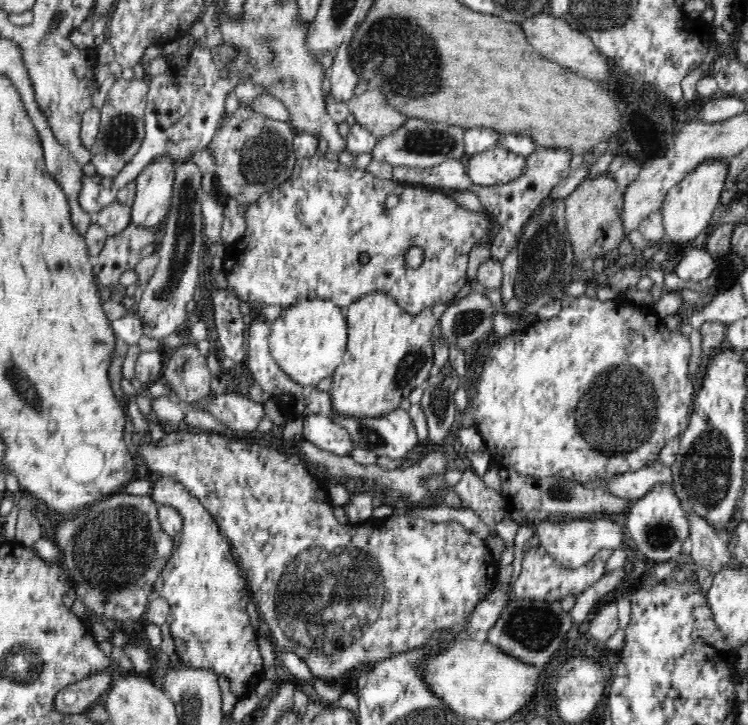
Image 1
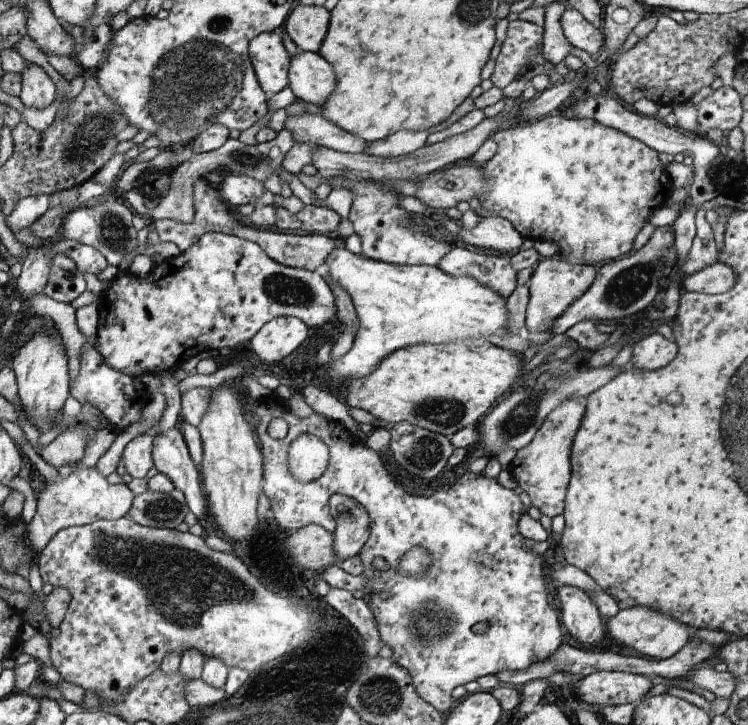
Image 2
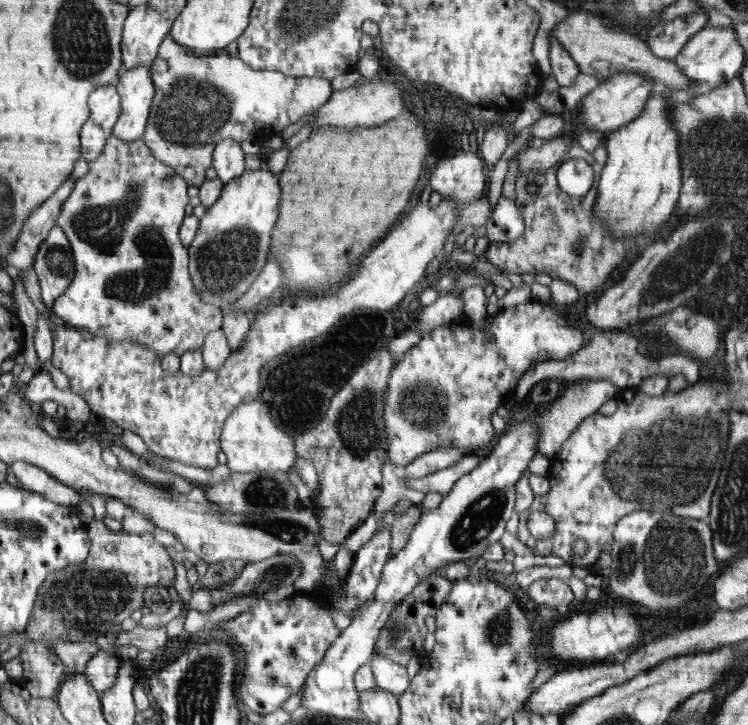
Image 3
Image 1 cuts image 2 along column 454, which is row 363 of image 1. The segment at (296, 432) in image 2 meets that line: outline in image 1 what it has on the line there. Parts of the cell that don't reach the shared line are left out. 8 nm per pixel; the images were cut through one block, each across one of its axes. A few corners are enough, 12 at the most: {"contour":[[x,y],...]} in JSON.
{"contour":[[561,300],[494,344],[491,461],[576,483],[687,429],[690,340],[650,305]]}

